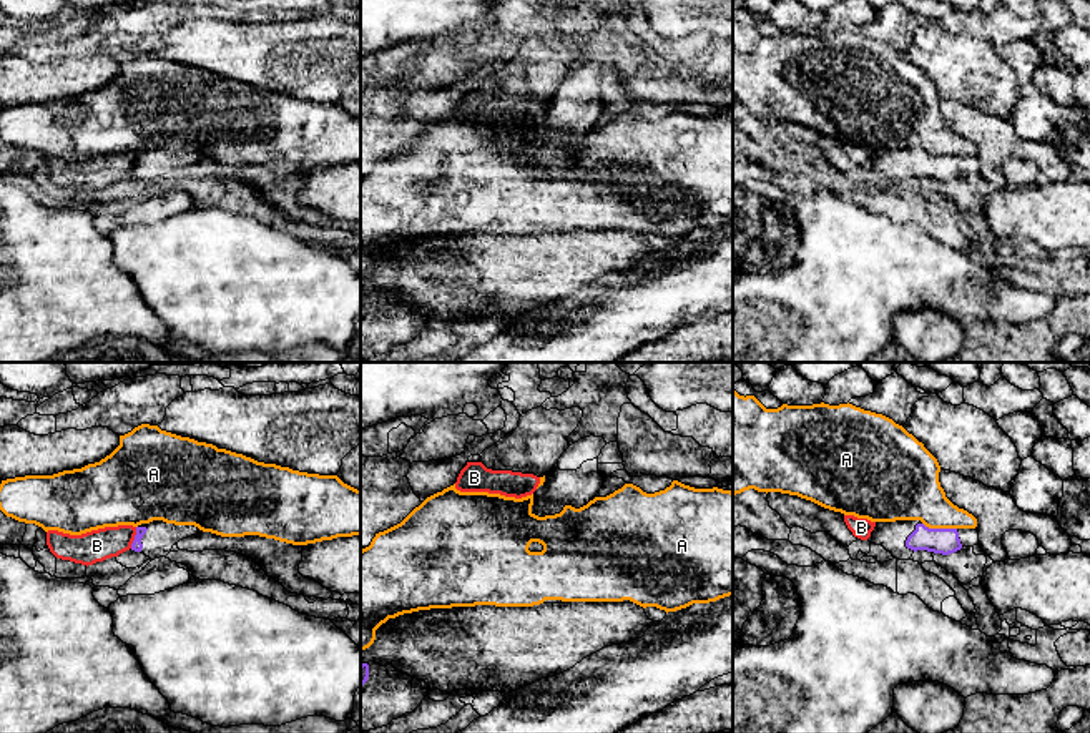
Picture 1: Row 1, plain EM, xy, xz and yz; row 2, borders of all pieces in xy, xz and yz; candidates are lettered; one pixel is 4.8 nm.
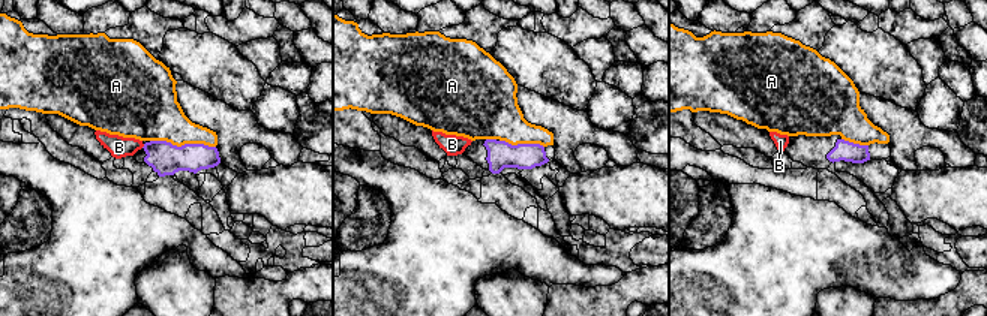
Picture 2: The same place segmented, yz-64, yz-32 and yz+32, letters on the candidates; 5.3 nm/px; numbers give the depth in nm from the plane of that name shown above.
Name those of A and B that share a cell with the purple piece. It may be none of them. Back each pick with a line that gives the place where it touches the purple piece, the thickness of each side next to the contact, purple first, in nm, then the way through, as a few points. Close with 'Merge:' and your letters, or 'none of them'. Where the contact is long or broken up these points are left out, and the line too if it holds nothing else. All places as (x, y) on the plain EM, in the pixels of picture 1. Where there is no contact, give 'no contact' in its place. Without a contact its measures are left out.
Merge: none of them

